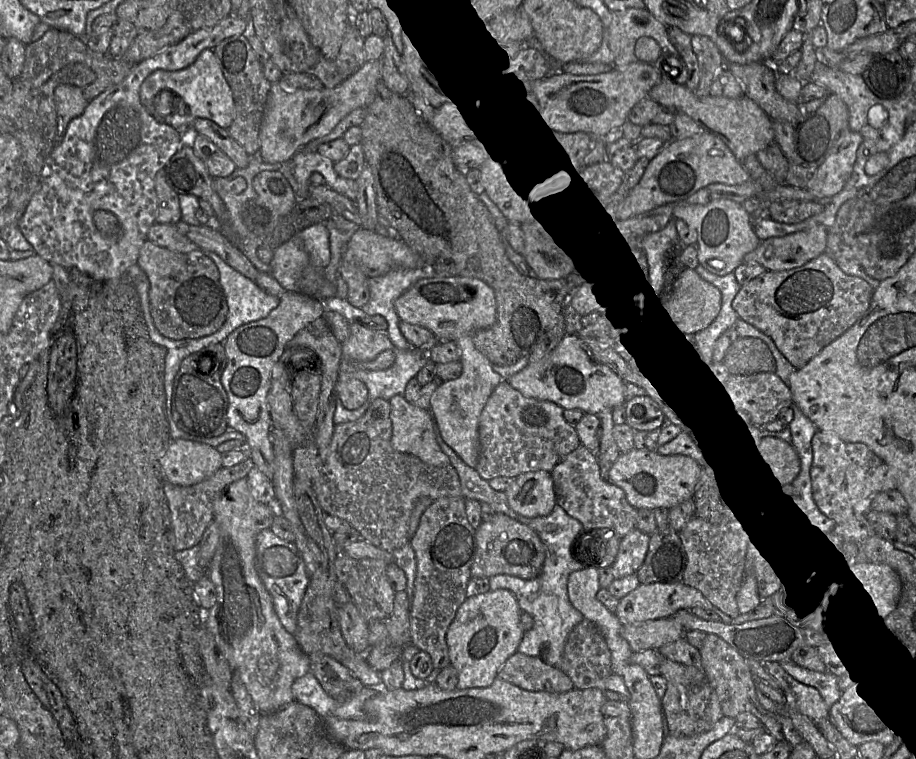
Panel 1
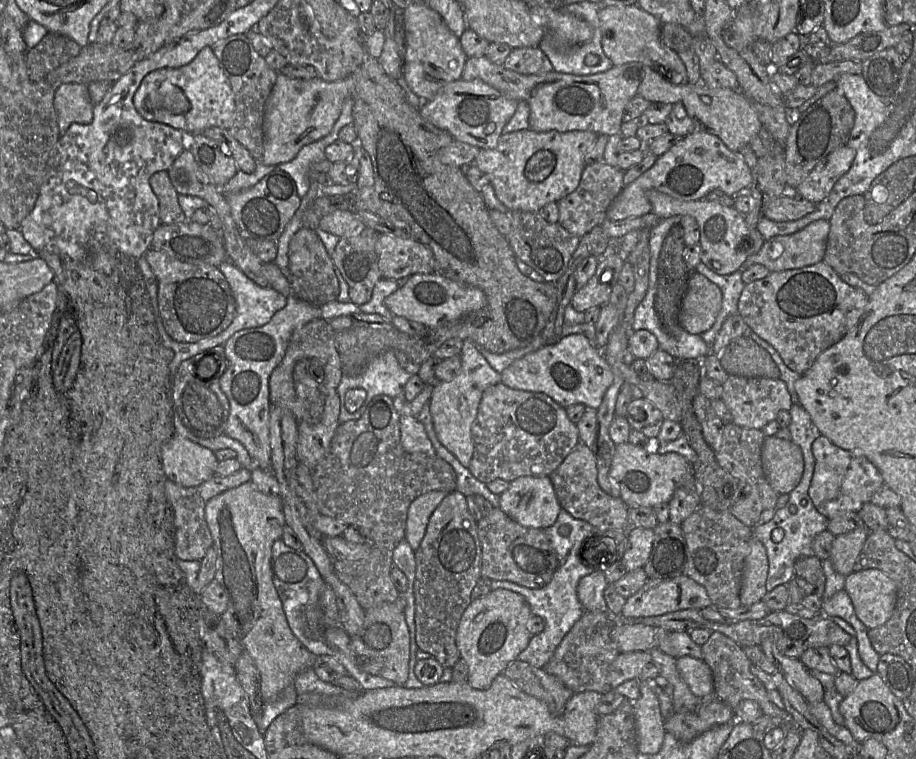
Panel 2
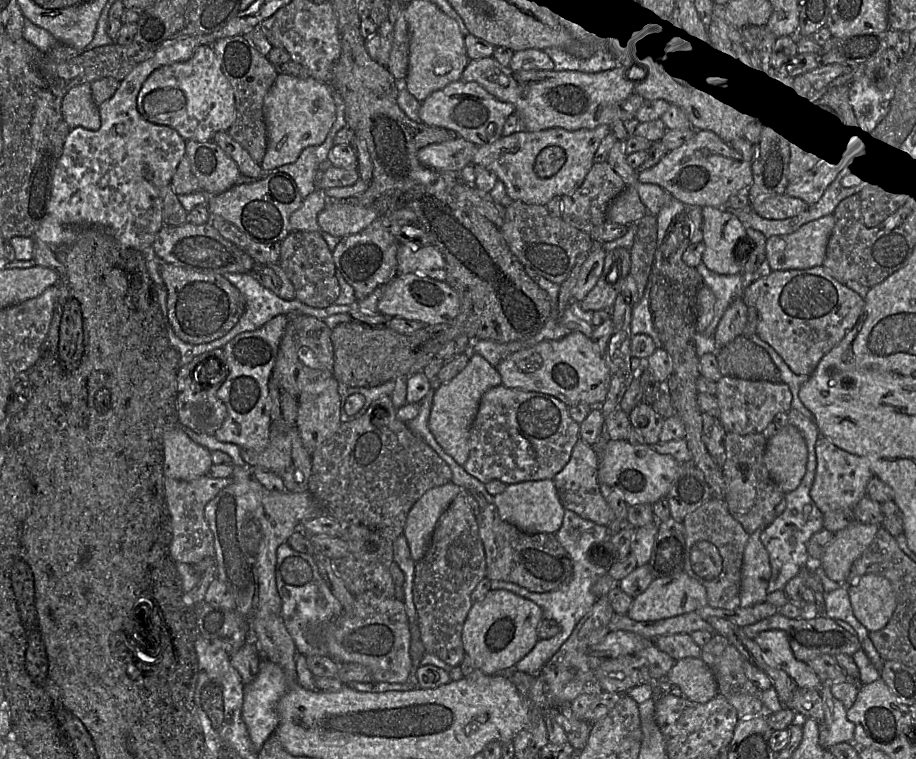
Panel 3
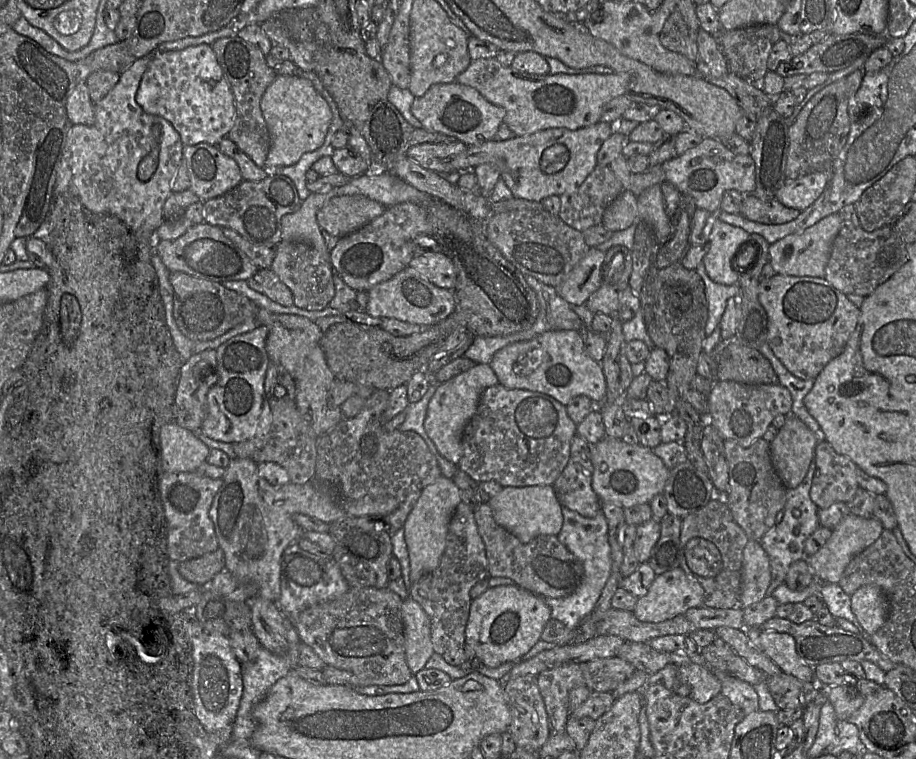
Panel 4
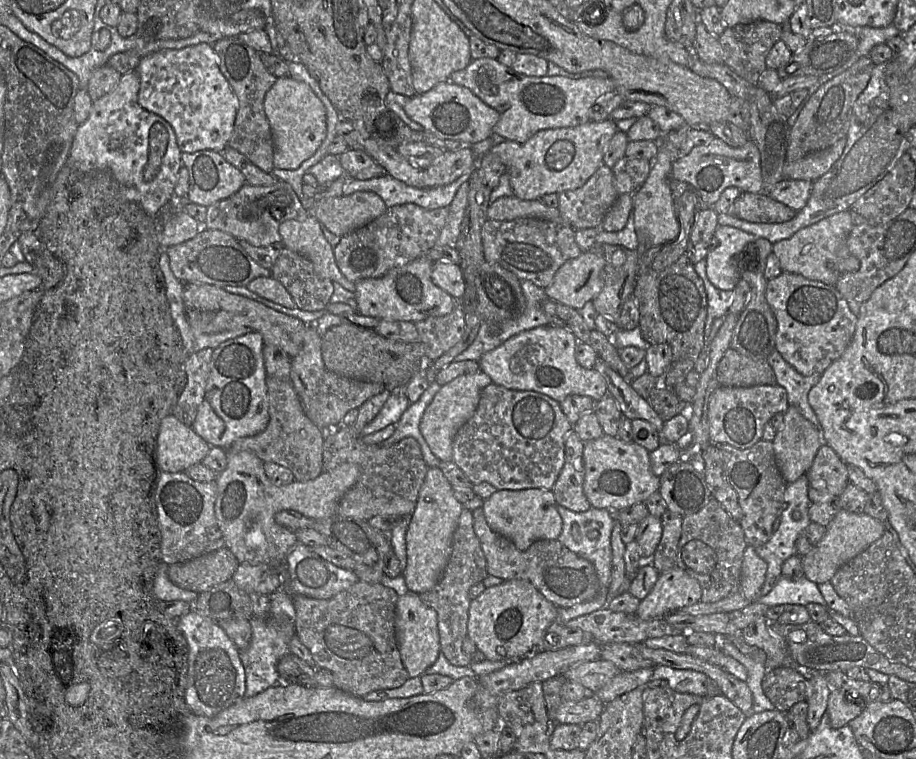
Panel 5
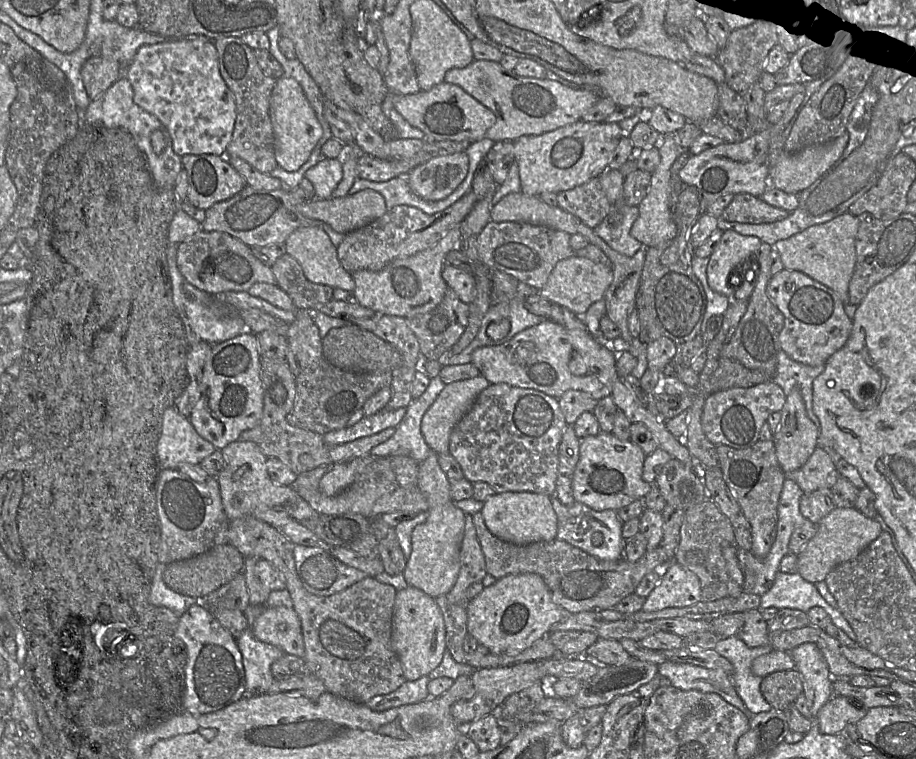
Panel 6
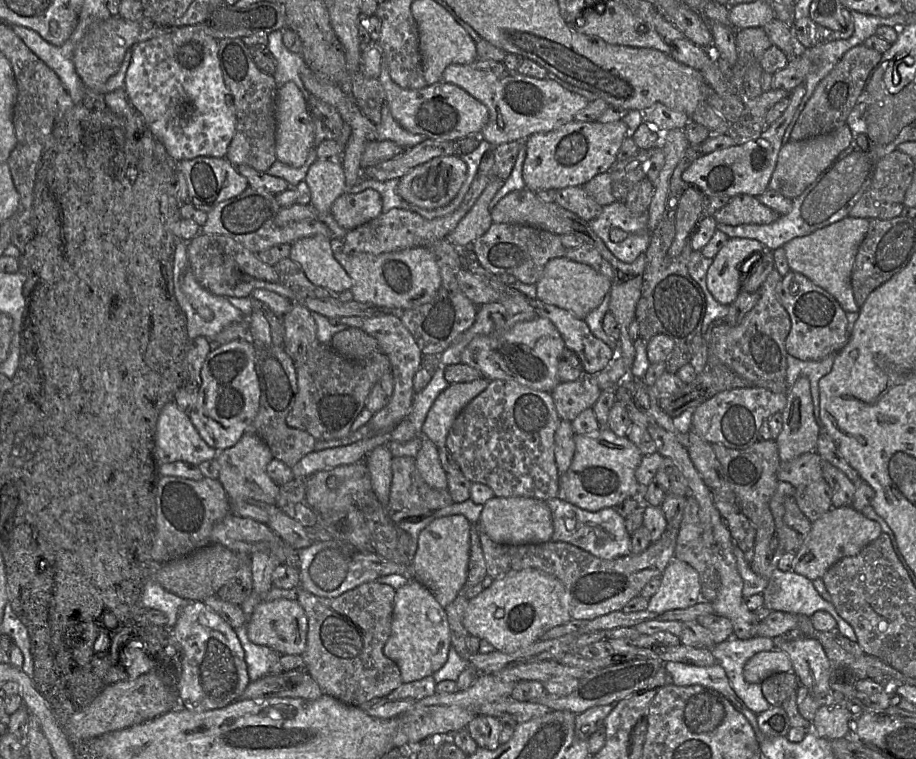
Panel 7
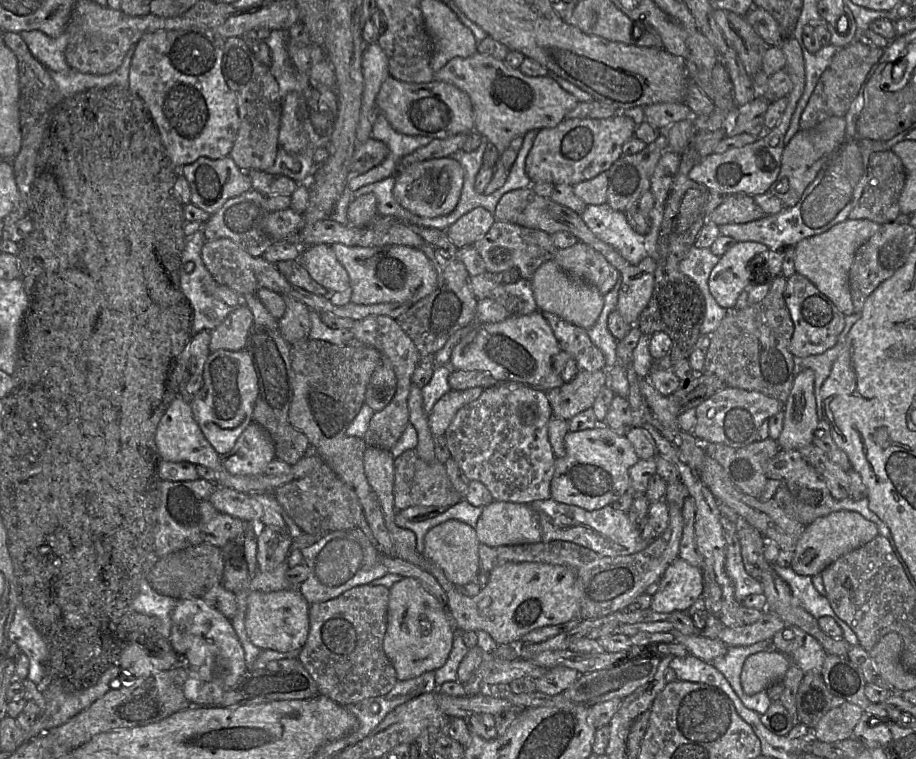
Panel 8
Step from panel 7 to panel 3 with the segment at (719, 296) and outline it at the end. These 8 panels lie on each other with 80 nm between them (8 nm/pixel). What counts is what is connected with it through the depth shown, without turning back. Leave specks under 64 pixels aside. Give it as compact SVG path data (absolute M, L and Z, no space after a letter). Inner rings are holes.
M703 207L703 243L705 251L702 262L706 267L720 275L735 275L743 271L743 265L748 261L747 252L752 248L751 238L746 227L727 208Z

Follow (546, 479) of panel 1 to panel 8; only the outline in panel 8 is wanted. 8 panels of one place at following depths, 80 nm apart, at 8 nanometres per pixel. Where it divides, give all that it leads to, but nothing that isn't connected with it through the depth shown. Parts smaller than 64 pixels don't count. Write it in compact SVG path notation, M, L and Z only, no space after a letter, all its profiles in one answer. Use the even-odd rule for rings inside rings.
M492 501L483 507L475 531L479 542L490 547L542 541L538 517L526 503Z

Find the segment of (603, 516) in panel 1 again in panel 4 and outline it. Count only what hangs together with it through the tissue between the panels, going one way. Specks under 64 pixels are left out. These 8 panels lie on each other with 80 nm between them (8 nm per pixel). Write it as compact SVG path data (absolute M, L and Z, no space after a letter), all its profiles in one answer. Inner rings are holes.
M578 435L573 437L569 461L553 483L561 506L587 518L595 517L601 510L601 501L592 488L594 467L590 458L590 445Z

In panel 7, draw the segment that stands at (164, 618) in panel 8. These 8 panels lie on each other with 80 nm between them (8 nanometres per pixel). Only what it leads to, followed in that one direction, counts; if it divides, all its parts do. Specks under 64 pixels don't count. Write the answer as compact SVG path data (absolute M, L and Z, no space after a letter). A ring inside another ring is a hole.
M155 575L147 579L143 595L142 604L148 609L162 611L167 617L166 628L172 629L178 619L180 611L192 601L187 601L166 591L157 581Z

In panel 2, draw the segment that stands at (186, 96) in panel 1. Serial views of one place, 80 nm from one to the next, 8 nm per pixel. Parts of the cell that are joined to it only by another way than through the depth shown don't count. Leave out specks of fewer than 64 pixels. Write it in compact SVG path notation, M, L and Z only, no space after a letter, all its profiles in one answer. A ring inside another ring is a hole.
M204 47L189 64L180 68L162 68L149 73L134 95L134 105L140 115L149 121L167 124L182 132L203 133L210 127L229 129L235 120L235 102L231 85L220 67L213 47ZM164 82L179 87L190 102L186 113L172 113L166 110L152 112L147 107L148 95L159 89Z

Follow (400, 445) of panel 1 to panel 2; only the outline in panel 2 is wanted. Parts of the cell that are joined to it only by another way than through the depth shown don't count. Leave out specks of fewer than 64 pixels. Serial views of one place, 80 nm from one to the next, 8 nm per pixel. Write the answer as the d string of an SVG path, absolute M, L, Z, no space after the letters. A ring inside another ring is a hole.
M399 394L393 398L395 409L400 415L401 444L405 450L412 453L423 453L429 456L436 456L436 451L428 438L424 425L412 415L407 415L404 408L407 401Z

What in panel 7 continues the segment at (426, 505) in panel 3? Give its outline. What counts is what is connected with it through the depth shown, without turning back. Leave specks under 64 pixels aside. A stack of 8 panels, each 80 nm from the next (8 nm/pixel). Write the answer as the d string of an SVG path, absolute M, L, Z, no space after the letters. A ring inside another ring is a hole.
M426 437L416 457L416 468L424 481L435 489L448 489L447 473L439 461L438 448ZM461 514L433 520L418 536L418 545L409 563L411 580L426 587L445 610L463 587L468 573L471 523Z

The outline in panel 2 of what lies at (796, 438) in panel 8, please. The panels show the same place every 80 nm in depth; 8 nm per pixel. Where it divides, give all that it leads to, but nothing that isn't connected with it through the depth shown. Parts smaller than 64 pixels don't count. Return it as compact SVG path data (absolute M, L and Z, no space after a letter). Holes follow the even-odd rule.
M766 437L761 459L766 478L778 494L789 495L799 485L804 458L801 448L792 440Z

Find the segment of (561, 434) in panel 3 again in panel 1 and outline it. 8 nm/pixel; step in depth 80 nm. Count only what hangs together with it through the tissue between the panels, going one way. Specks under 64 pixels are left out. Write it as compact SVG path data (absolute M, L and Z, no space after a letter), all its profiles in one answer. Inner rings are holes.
M507 380L501 381L488 398L480 415L478 430L480 454L475 470L487 481L500 476L516 478L523 473L538 470L551 472L581 444L575 426L567 422L561 406L549 400L525 396Z

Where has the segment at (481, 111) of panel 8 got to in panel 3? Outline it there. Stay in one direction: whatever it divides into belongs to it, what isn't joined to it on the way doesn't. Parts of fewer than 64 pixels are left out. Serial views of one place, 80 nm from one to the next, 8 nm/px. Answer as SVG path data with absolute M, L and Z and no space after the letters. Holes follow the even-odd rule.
M493 57L470 60L464 69L461 80L476 82L496 99L514 105L515 112L523 123L524 131L536 132L548 128L563 128L568 131L593 129L599 125L608 125L618 140L625 141L629 135L618 118L618 106L634 93L635 86L642 82L641 70L633 64L622 64L611 70L585 73L574 71L515 71L502 66Z

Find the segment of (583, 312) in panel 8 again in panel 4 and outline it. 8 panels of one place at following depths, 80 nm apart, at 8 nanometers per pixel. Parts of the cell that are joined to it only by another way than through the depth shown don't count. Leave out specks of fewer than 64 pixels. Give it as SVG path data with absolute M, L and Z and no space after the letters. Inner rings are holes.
M597 247L588 253L571 270L557 287L559 295L572 306L583 305L602 283L602 264L605 252Z

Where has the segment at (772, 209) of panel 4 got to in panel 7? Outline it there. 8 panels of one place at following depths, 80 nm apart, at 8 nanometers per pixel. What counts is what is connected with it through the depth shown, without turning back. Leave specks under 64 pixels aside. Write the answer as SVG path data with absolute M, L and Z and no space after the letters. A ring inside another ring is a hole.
M739 194L714 215L718 224L738 226L743 224L767 225L776 221L780 215L762 204L756 197Z

